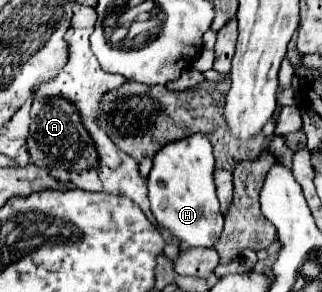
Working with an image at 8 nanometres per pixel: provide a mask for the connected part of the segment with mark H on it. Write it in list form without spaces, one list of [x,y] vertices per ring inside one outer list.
[[[200,132],[168,142],[154,156],[154,166],[148,174],[148,198],[152,212],[158,224],[186,246],[214,246],[222,234],[224,216],[220,214],[212,172],[212,144],[208,136]]]

